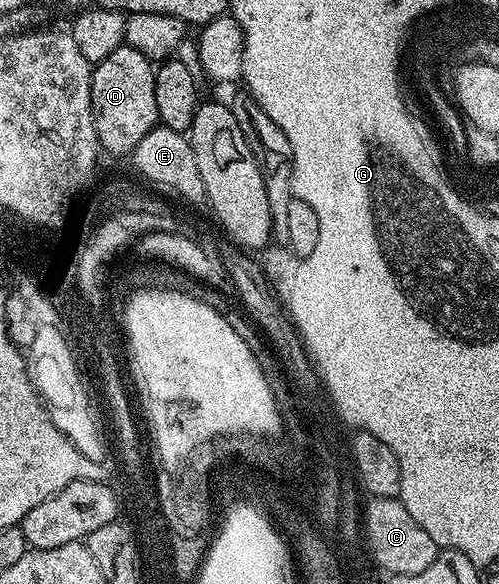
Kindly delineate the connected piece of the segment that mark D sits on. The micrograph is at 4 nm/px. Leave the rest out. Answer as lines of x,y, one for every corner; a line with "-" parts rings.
126,44
119,46
117,52
105,56
105,60
94,63
91,71
91,111
93,112
93,124
97,128
99,145
104,151
111,154
125,154
131,156
137,144
155,126
160,125
157,112
157,92
155,91
156,67
152,59
145,57
137,48

